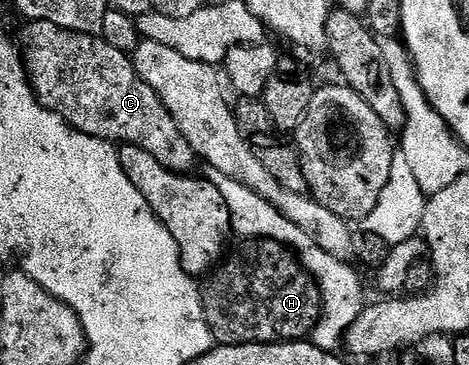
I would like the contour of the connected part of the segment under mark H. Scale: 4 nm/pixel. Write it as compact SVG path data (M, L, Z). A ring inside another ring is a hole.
M245 239L239 245L241 247L233 255L231 252L202 283L200 300L204 310L204 320L213 340L220 345L295 343L307 340L322 309L320 286L312 278L312 274L300 264L292 248L278 241Z

